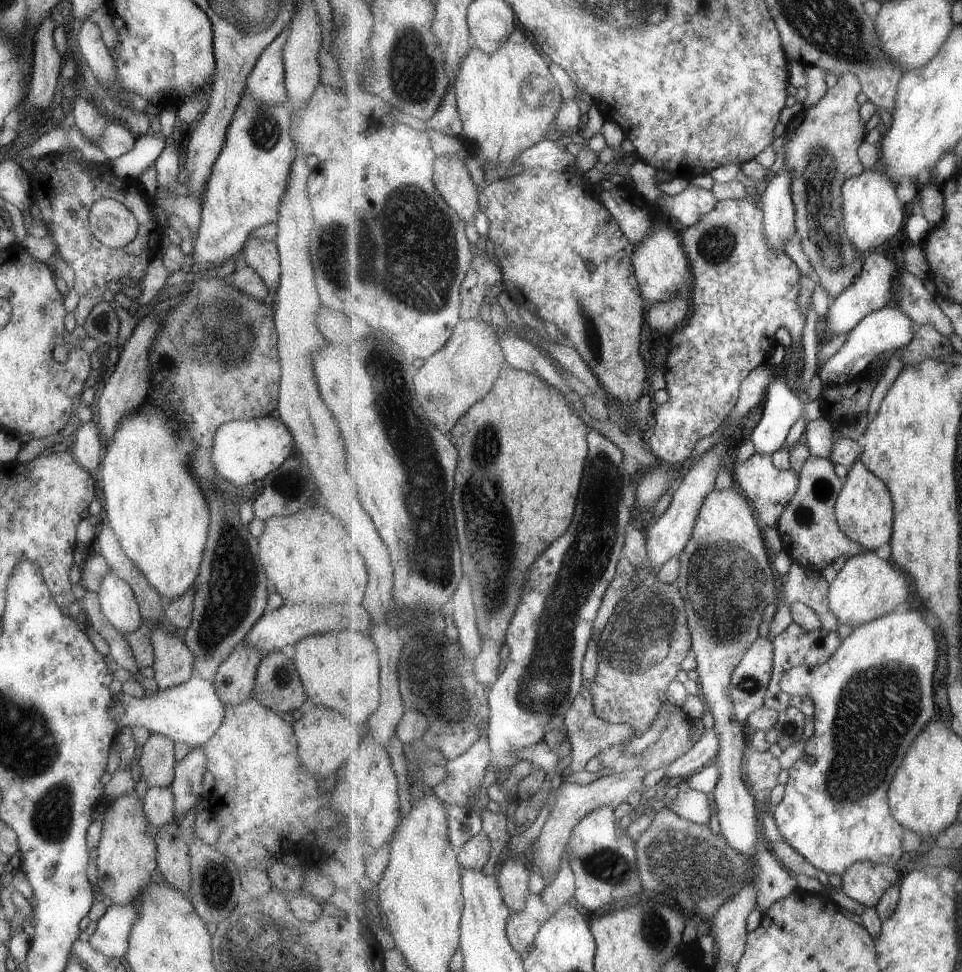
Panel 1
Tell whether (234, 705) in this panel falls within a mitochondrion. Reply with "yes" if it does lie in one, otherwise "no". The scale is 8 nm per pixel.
no

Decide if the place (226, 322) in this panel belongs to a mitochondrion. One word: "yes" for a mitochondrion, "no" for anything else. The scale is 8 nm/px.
yes

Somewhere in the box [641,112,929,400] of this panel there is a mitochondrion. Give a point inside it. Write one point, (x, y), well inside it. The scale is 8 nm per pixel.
(820, 164)

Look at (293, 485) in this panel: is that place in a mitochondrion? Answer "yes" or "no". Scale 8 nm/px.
yes

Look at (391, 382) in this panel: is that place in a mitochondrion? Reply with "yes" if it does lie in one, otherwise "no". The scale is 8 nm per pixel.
yes

